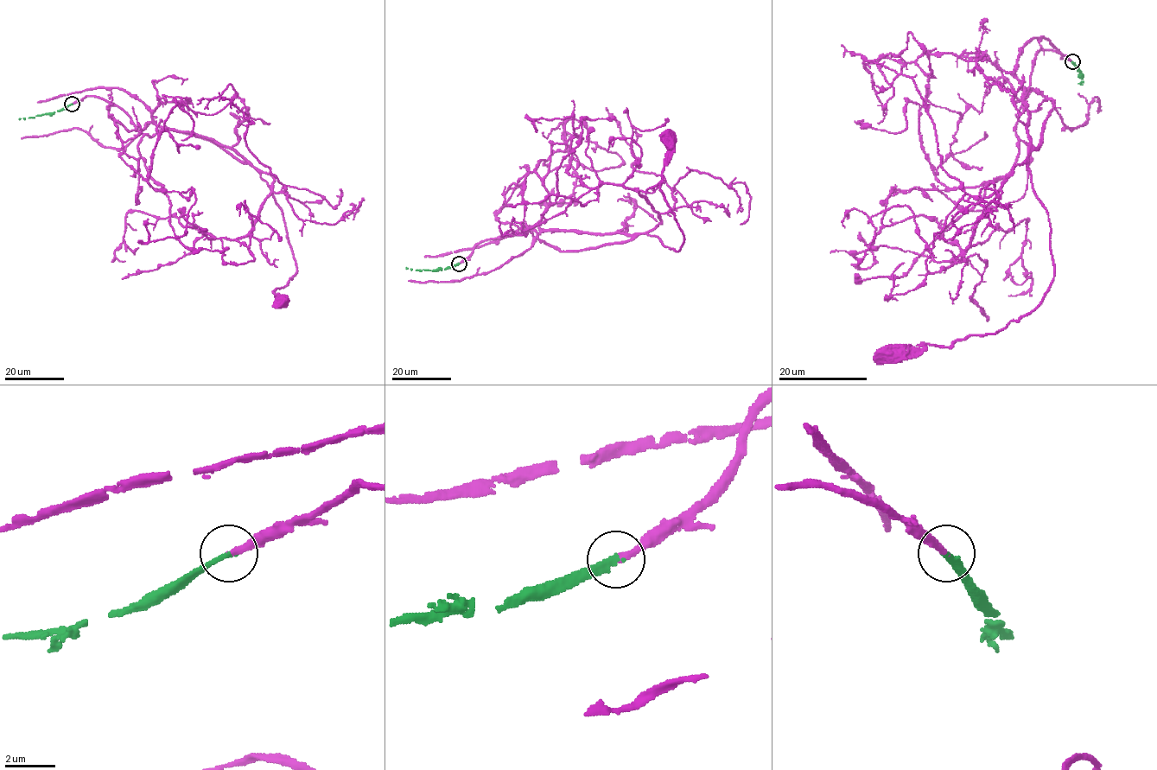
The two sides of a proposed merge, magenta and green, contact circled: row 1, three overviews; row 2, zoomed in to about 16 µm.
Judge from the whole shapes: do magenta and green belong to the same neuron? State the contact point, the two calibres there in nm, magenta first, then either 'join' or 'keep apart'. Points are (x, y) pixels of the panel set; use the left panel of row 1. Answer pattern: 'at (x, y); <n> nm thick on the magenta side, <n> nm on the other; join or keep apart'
at (72, 104); 240 nm thick on the magenta side, 240 nm on the other; join

